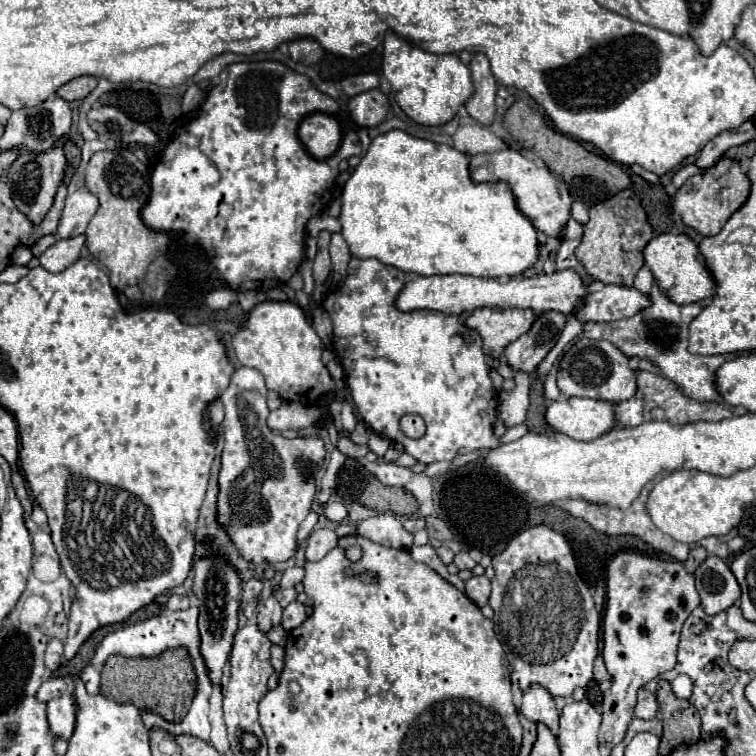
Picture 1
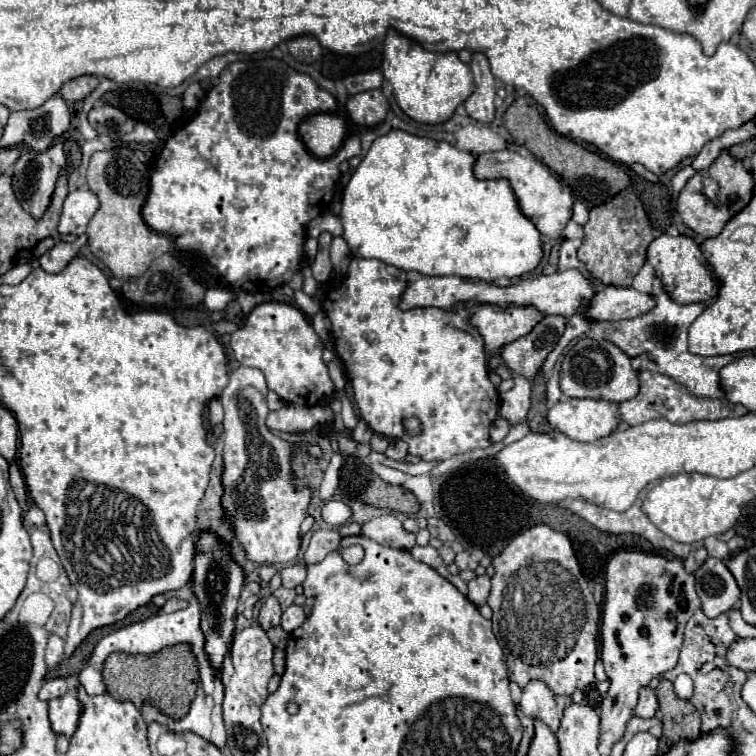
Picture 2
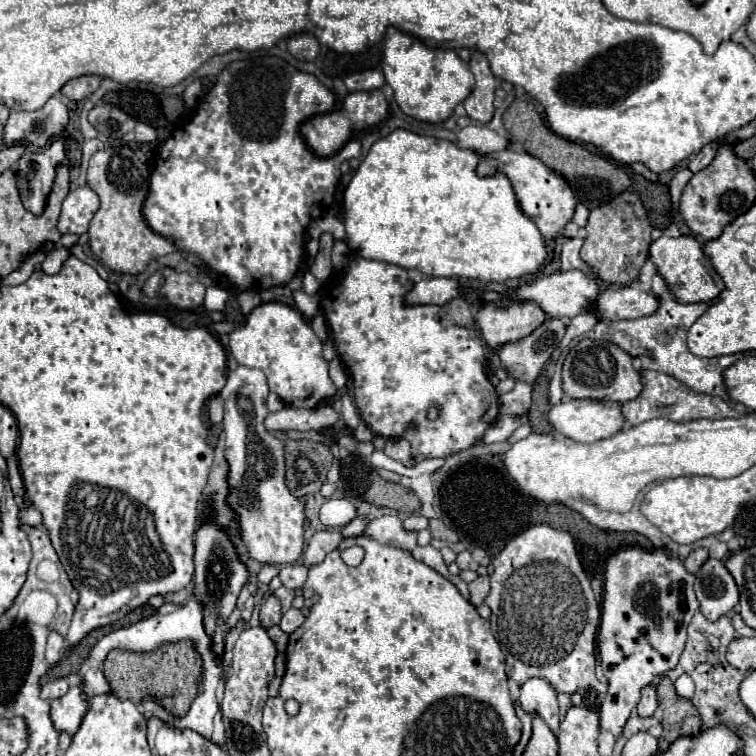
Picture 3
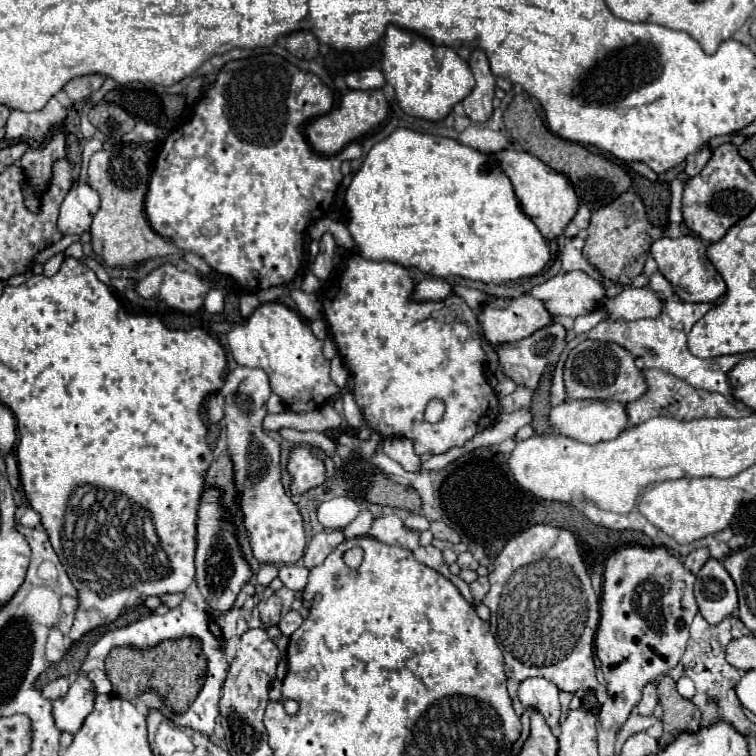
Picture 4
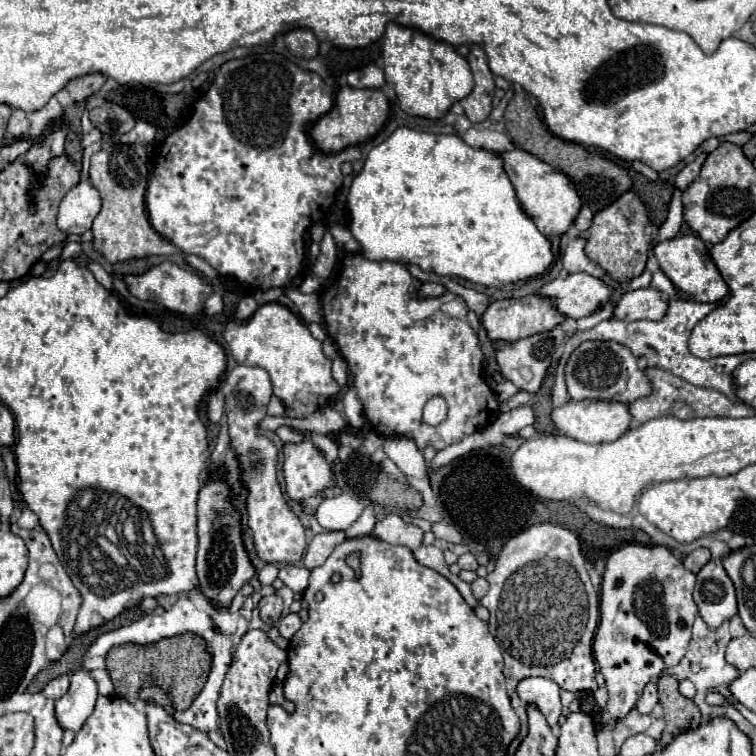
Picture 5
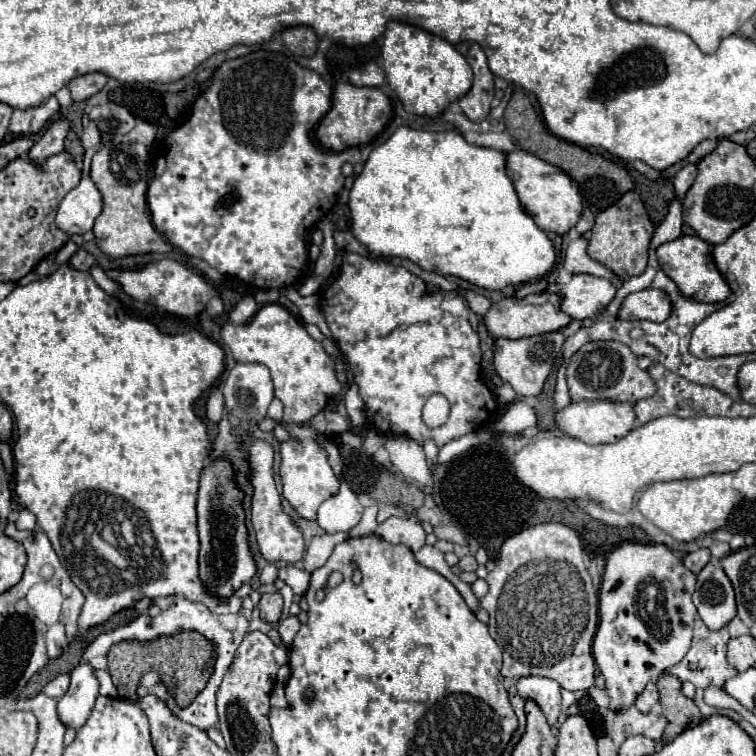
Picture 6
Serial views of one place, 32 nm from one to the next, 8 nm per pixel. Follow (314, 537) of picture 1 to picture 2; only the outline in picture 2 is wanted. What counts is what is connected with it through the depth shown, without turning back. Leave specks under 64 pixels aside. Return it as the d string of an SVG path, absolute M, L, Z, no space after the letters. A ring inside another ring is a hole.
M316 530L310 538L310 544L306 548L304 560L306 564L316 564L320 562L326 554L336 550L340 546L340 534L336 530Z

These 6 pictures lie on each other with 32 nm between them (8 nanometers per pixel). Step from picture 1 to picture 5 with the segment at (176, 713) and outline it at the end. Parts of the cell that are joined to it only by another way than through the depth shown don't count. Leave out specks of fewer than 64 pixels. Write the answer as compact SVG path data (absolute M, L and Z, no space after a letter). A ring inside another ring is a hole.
M182 634L174 638L164 638L150 646L136 646L136 644L114 646L106 656L106 670L114 684L116 696L128 702L136 702L144 678L152 674L154 676L152 682L170 696L172 706L176 710L186 710L204 688L204 682L210 672L210 654L206 652L206 644L200 636Z

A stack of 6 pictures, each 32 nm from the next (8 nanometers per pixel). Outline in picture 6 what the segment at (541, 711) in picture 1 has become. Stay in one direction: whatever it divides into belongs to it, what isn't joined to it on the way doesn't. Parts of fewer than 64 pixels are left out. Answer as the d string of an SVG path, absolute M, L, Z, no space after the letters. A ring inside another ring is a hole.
M526 676L518 680L516 688L520 698L534 700L540 706L550 726L556 724L560 716L560 686L554 680L540 676Z

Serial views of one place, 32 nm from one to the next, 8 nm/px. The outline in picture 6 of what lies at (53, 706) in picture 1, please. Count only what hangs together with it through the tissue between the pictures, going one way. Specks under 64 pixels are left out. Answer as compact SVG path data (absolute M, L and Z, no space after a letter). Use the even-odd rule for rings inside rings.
M80 664L70 674L70 688L58 700L58 718L66 728L80 730L92 712L92 706L98 698L98 680L94 676L94 668L88 664Z

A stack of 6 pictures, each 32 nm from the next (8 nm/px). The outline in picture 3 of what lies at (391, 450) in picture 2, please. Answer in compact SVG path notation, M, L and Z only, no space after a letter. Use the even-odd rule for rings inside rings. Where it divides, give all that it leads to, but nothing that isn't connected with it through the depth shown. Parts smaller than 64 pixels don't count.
M390 438L390 440L386 440L384 452L386 452L386 456L390 456L394 460L400 460L406 466L412 466L414 464L412 454L410 454L410 444L404 438Z

